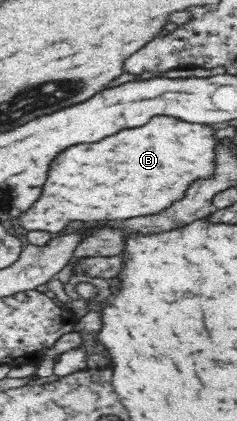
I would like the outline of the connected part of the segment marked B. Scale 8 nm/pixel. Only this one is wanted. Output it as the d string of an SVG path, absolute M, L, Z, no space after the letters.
M154 116L150 118L150 123L142 125L142 127L134 127L134 129L126 129L126 131L118 131L116 135L110 135L98 143L80 143L80 145L74 145L66 151L62 151L62 155L58 155L54 159L54 163L50 165L50 173L48 173L48 181L44 185L44 193L42 197L34 203L34 207L30 207L26 211L26 215L20 215L18 217L19 224L26 231L47 231L50 233L60 233L68 227L70 221L104 221L104 219L130 219L130 217L140 217L140 215L154 215L154 213L160 213L164 211L166 207L172 205L172 201L180 201L186 193L186 189L190 187L190 183L198 181L198 179L206 179L206 177L212 177L214 175L214 167L216 167L216 145L219 141L216 141L214 136L215 130L212 126L203 123L184 123L180 119L174 119L174 117Z

